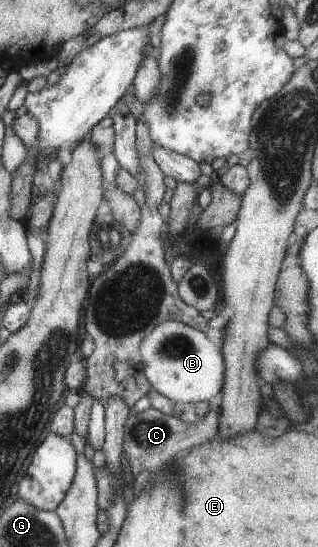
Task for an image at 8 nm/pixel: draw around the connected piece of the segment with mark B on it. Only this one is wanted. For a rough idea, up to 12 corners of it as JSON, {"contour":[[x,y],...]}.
{"contour":[[179,321],[156,325],[142,374],[178,403],[223,389],[223,351]]}

